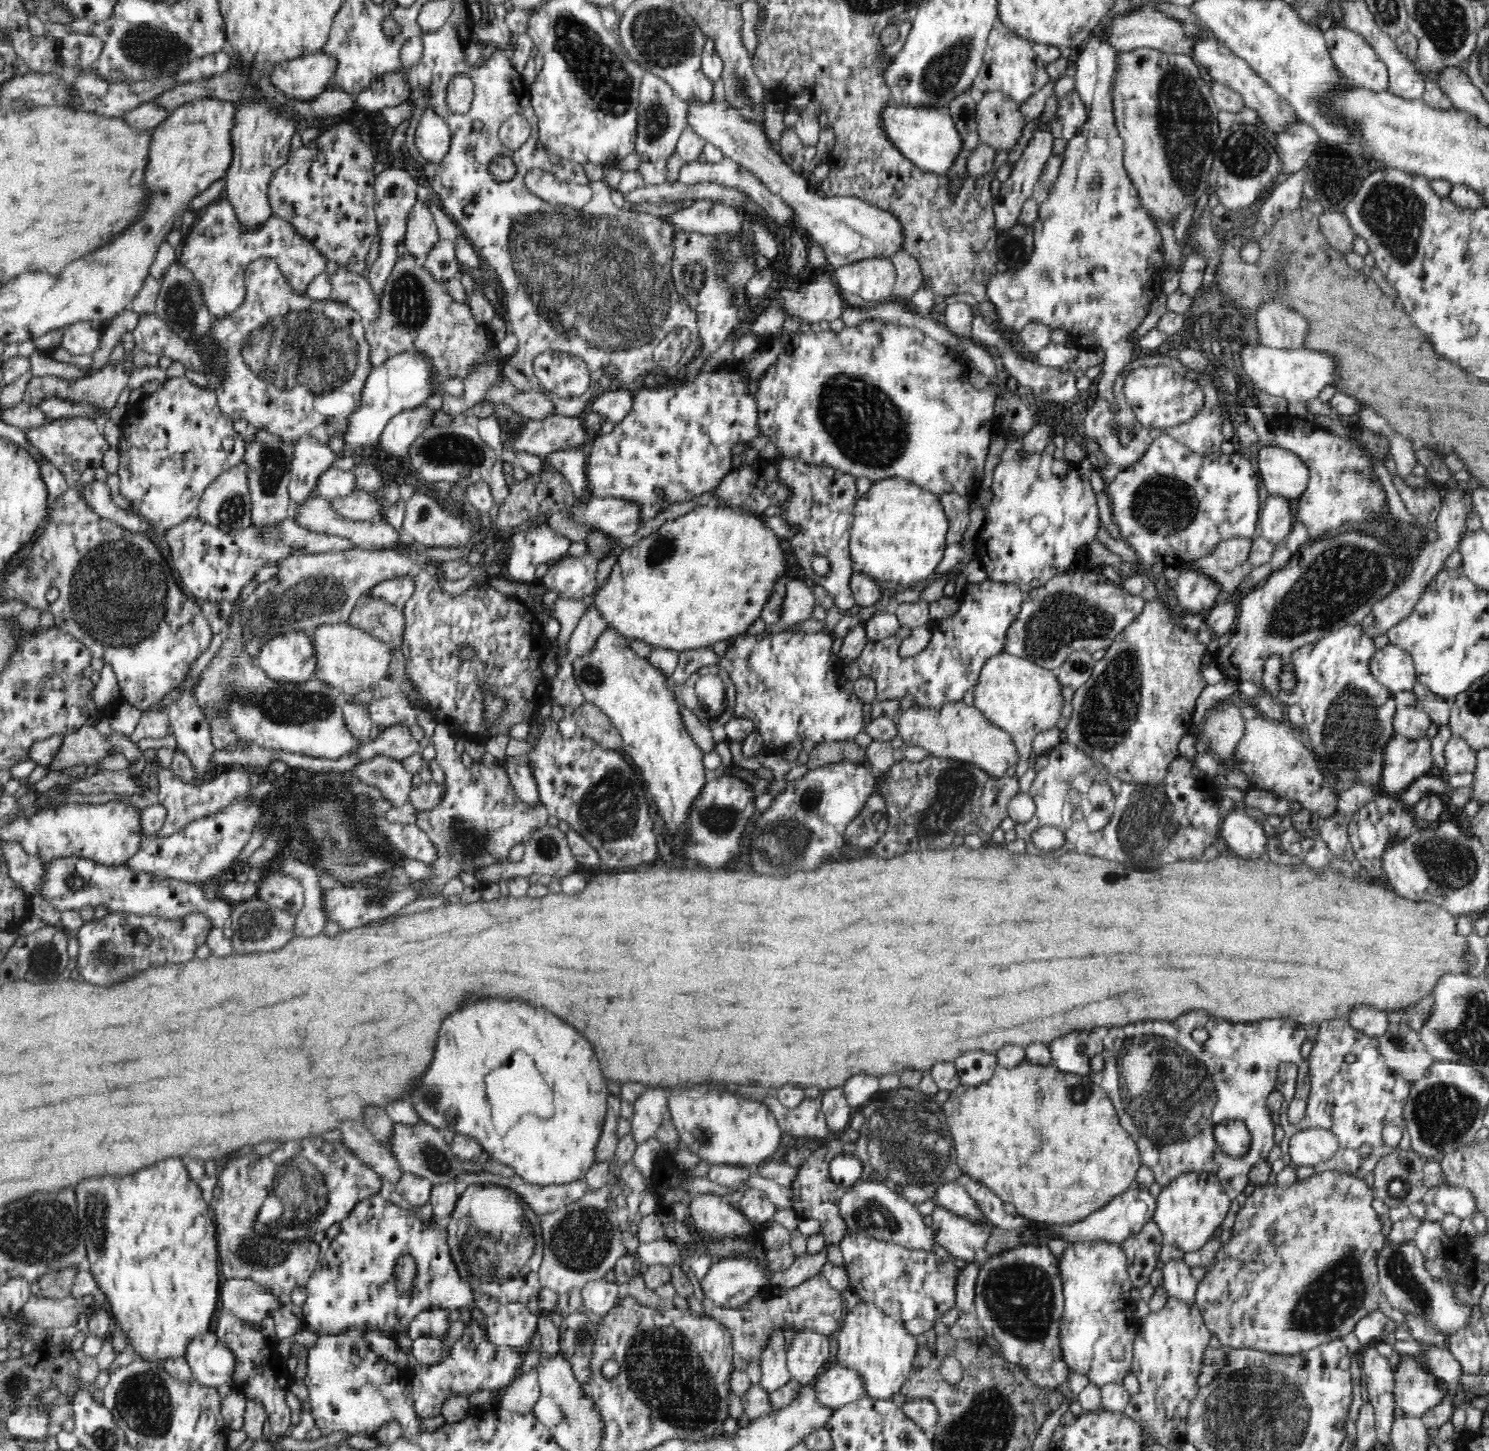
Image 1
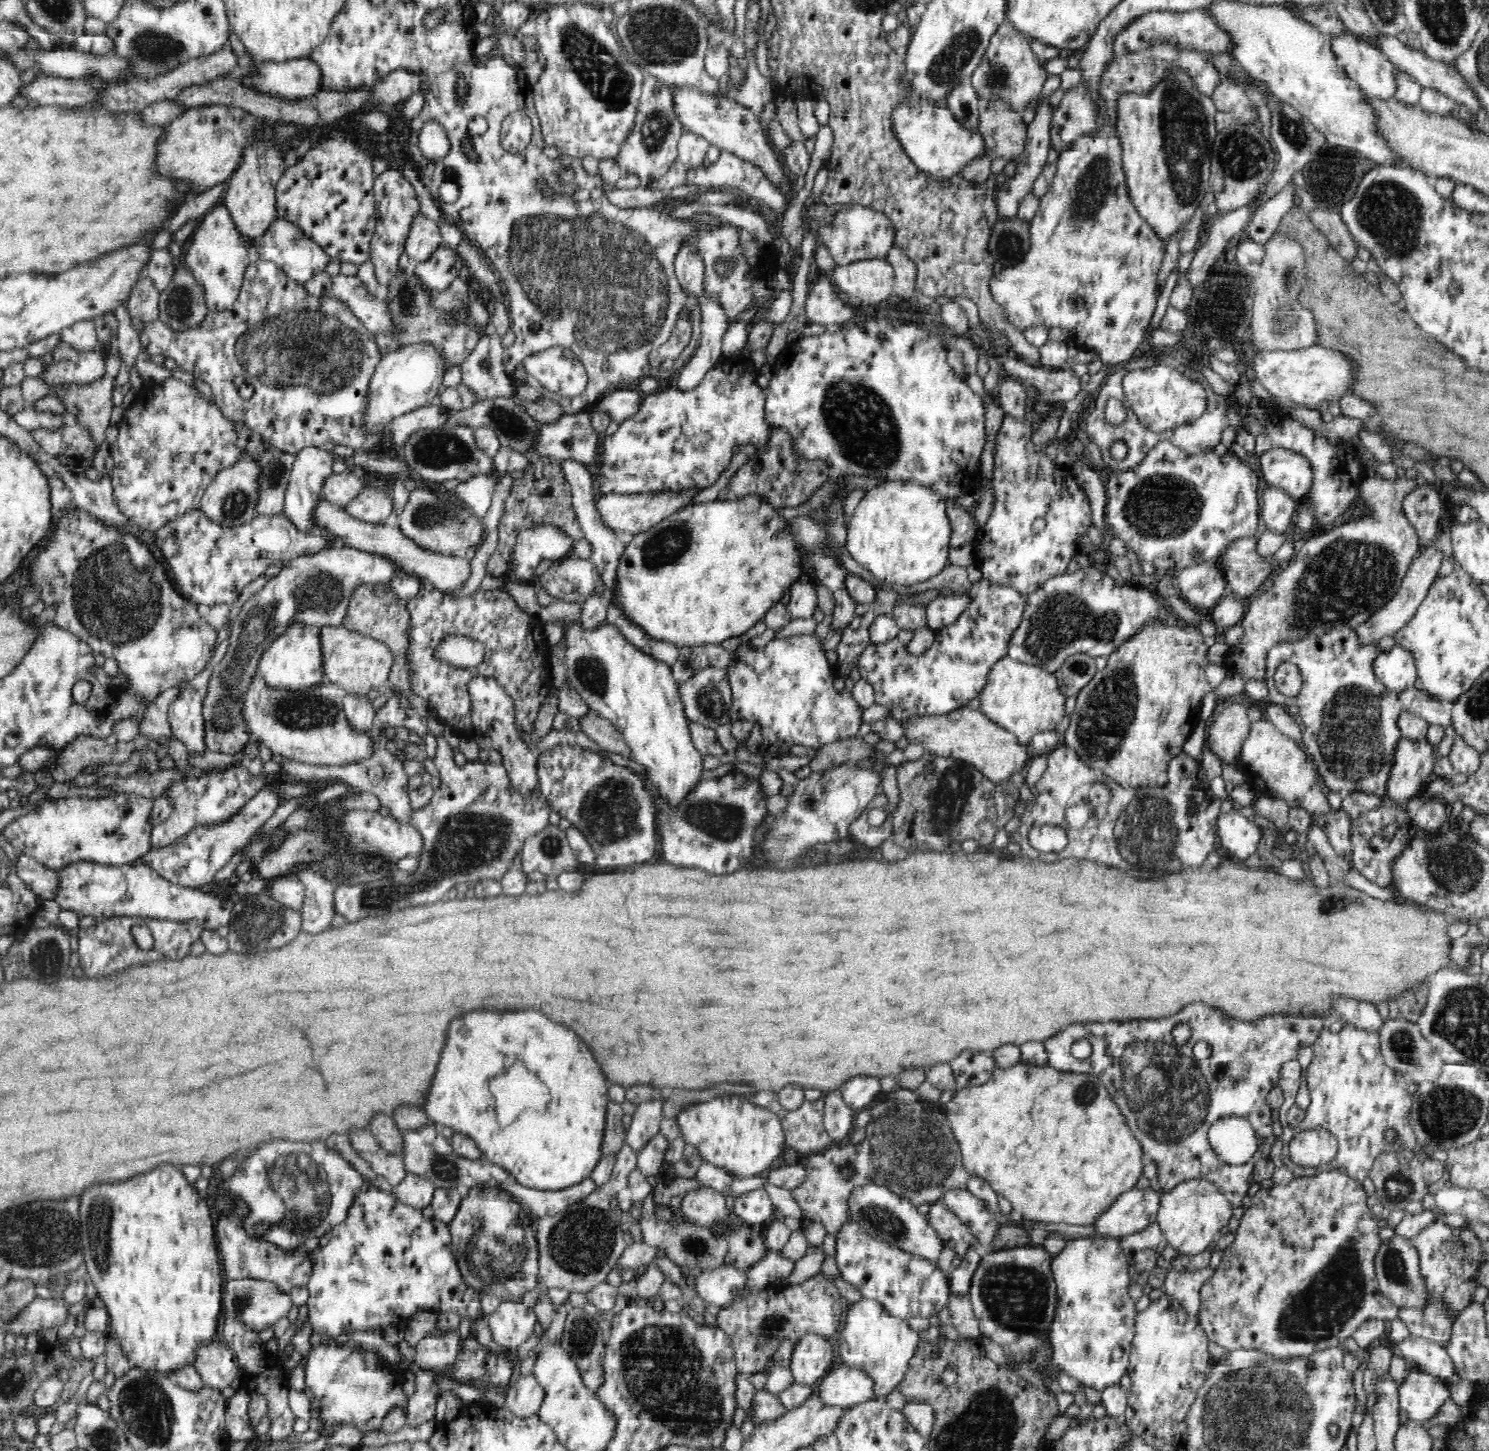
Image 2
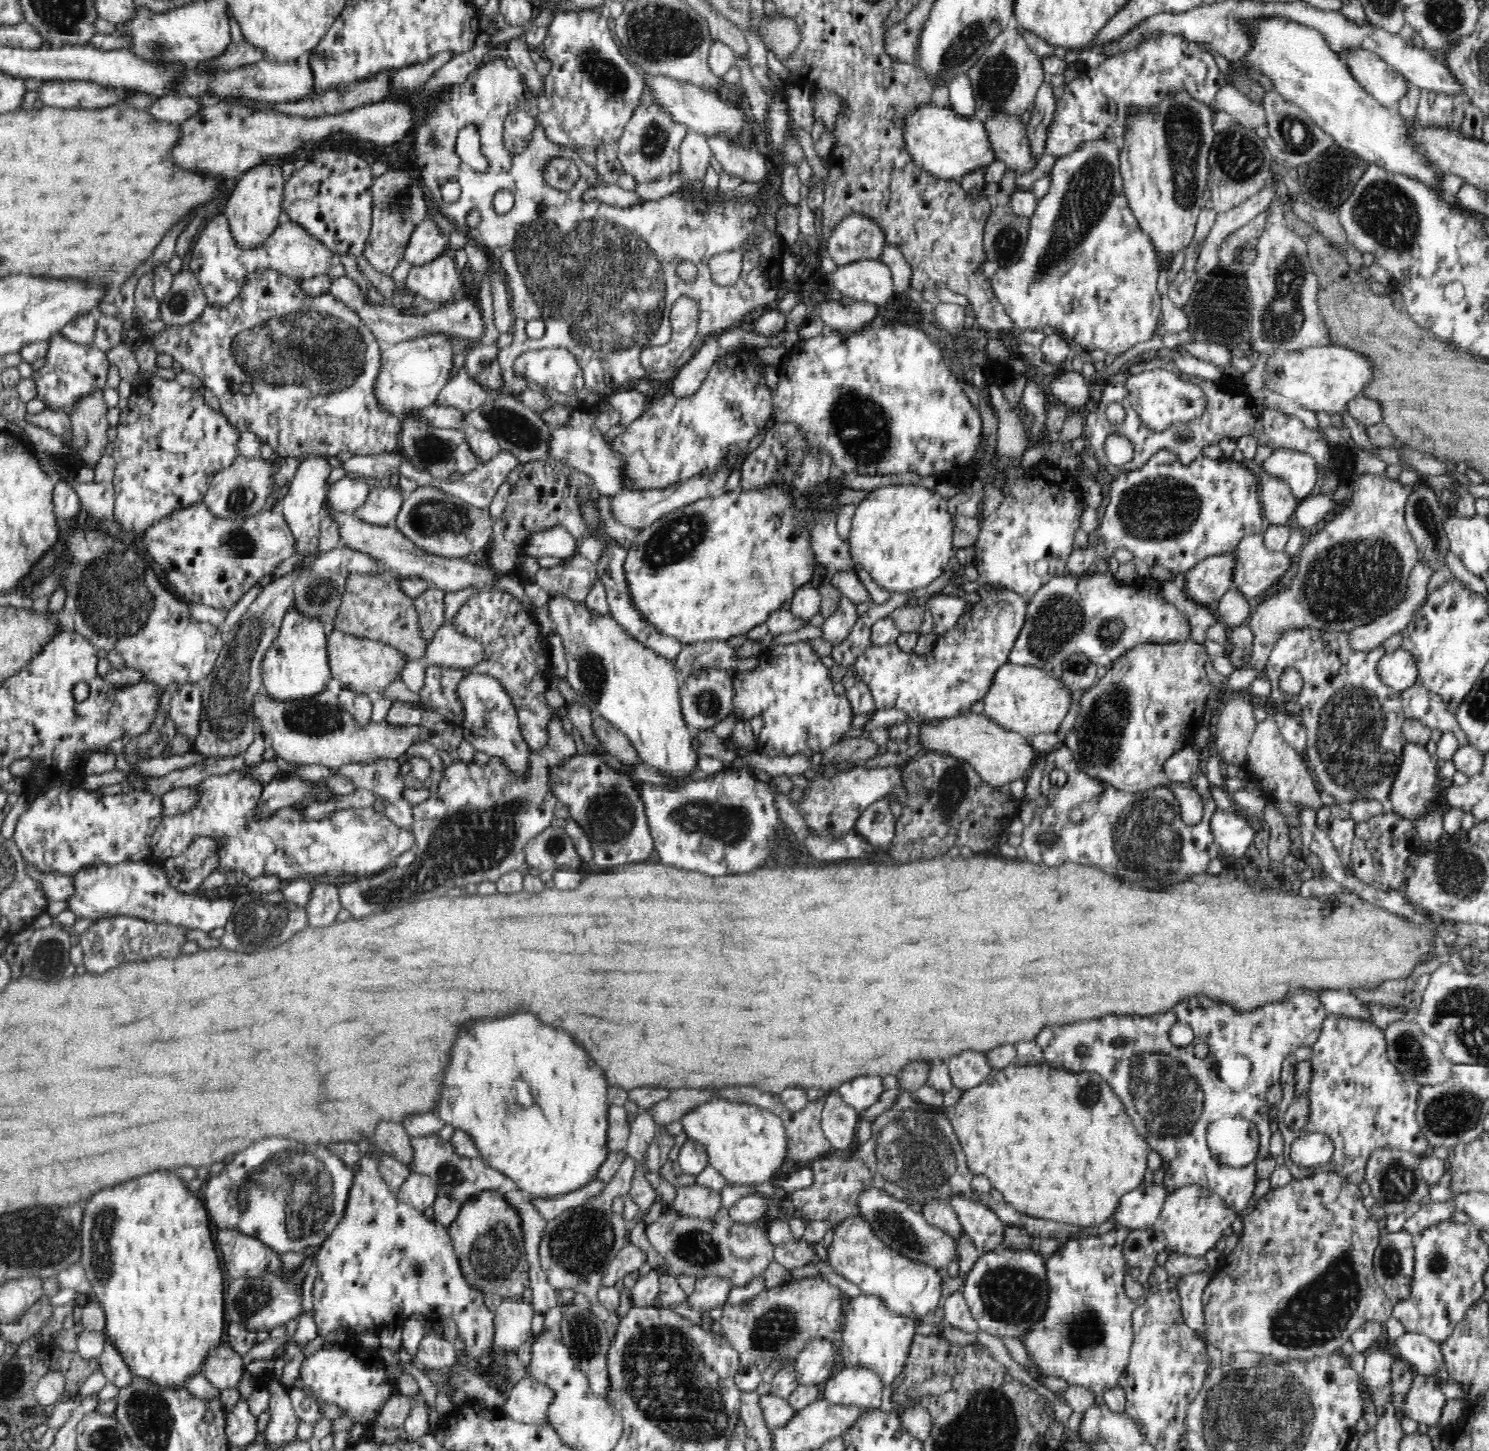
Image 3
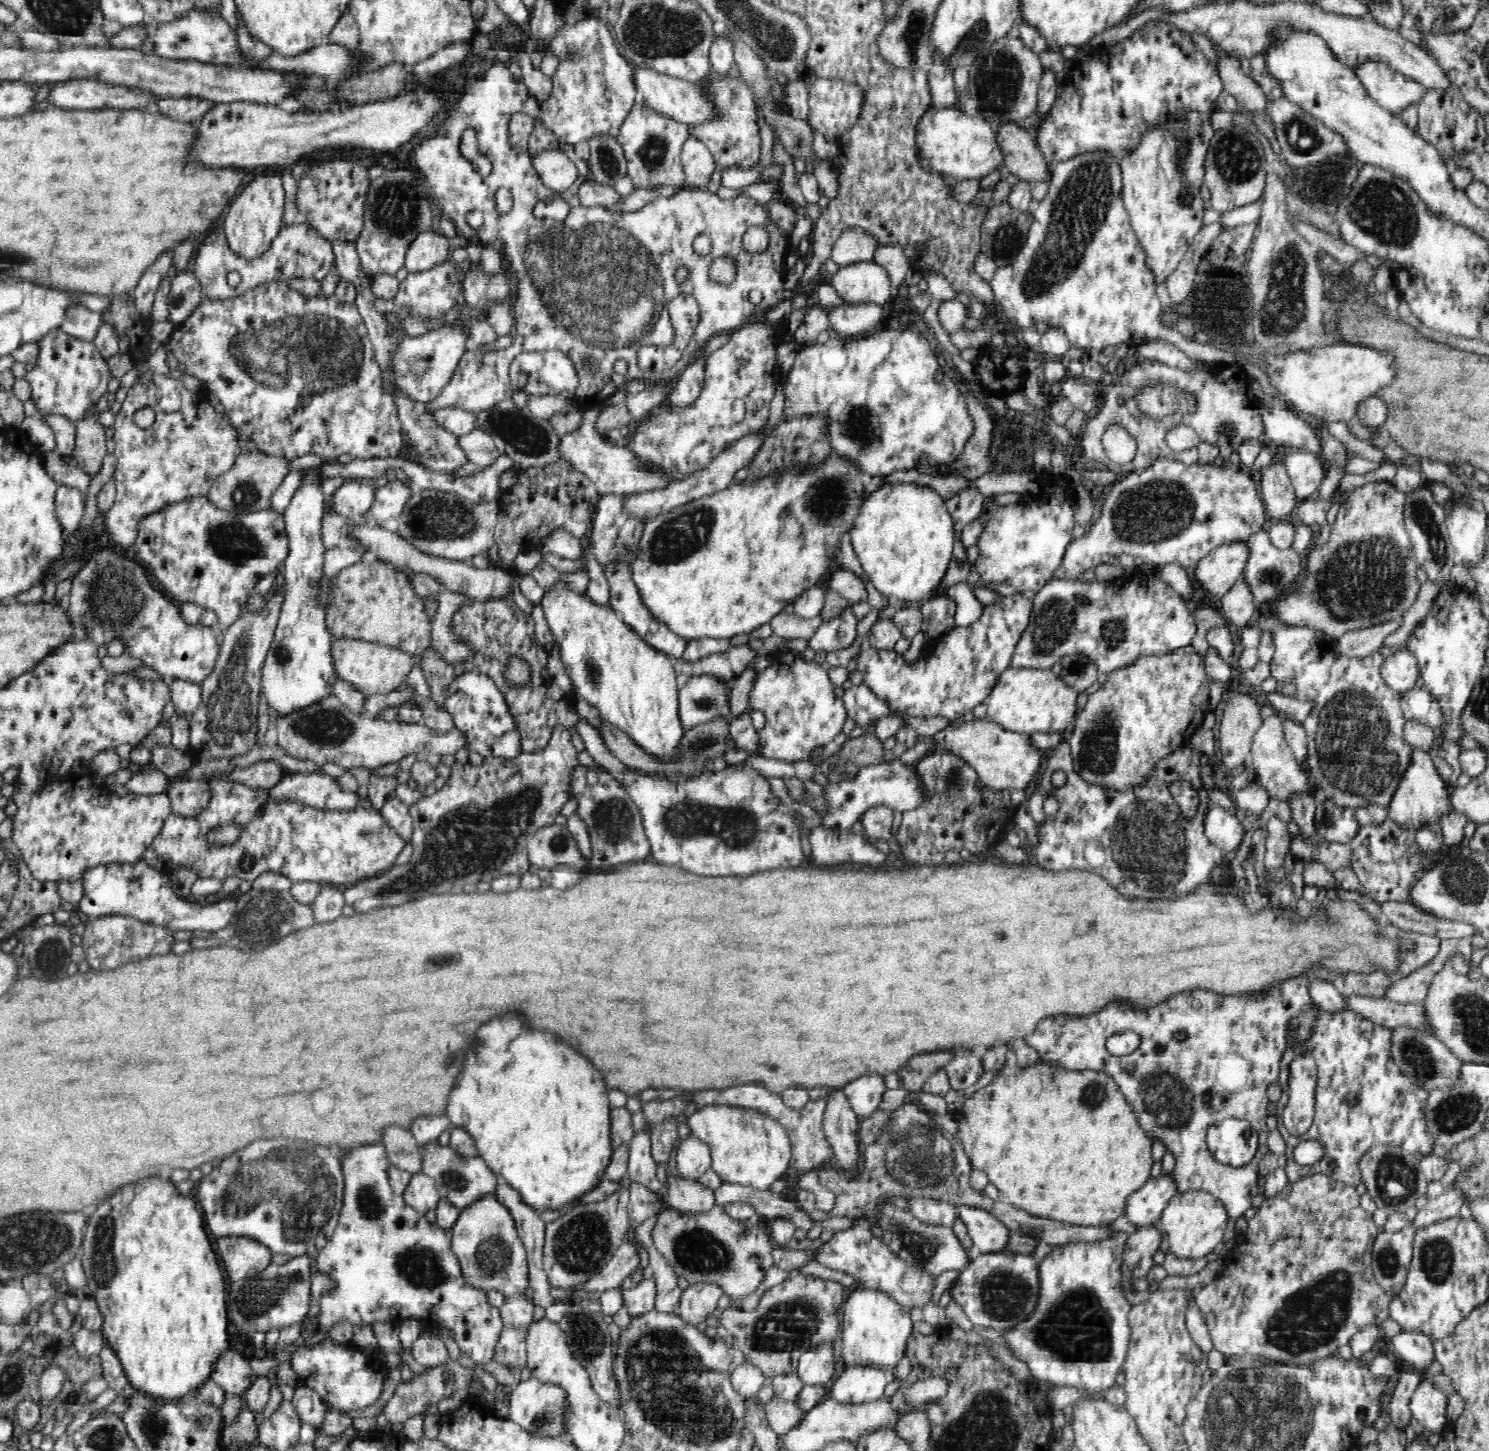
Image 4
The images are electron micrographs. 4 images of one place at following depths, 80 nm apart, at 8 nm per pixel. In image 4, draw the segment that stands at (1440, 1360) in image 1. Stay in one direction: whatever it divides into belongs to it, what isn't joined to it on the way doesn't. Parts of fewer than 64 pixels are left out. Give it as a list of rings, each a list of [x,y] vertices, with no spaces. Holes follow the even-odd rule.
[[[1402,1331],[1392,1339],[1394,1352],[1400,1363],[1421,1375],[1428,1370],[1428,1366],[1436,1360],[1434,1341],[1425,1335]]]

